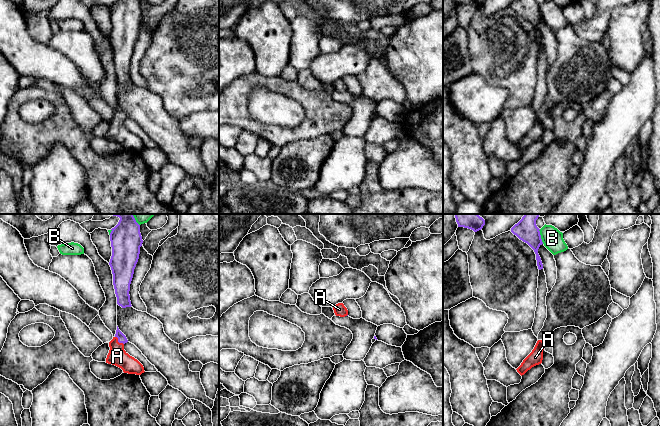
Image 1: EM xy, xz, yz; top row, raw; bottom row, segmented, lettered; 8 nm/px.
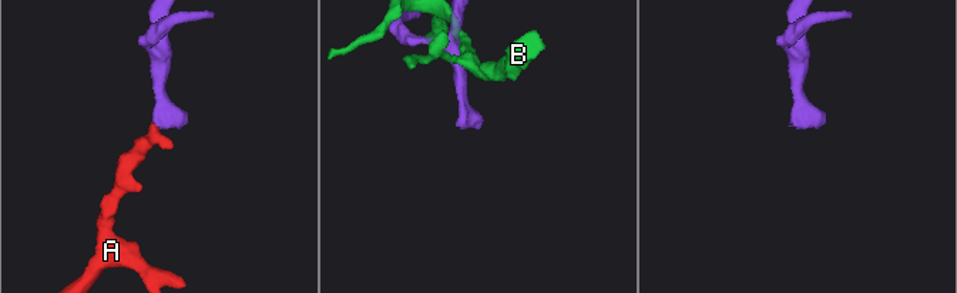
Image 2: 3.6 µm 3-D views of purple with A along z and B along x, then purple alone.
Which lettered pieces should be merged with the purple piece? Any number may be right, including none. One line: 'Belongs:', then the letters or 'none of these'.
Belongs: A

